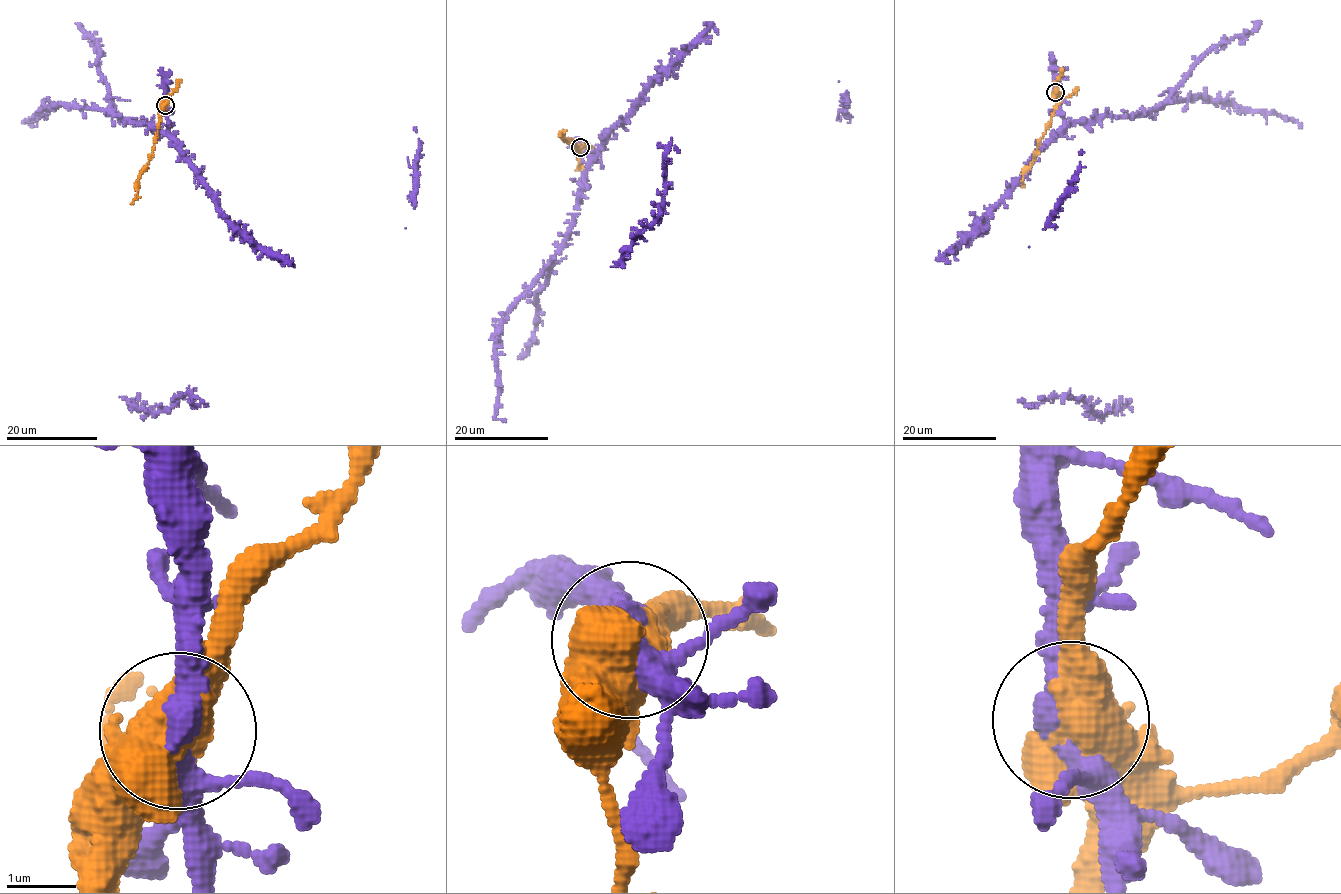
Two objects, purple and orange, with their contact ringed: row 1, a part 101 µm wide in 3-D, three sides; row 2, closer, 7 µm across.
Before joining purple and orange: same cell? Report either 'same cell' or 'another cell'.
another cell

